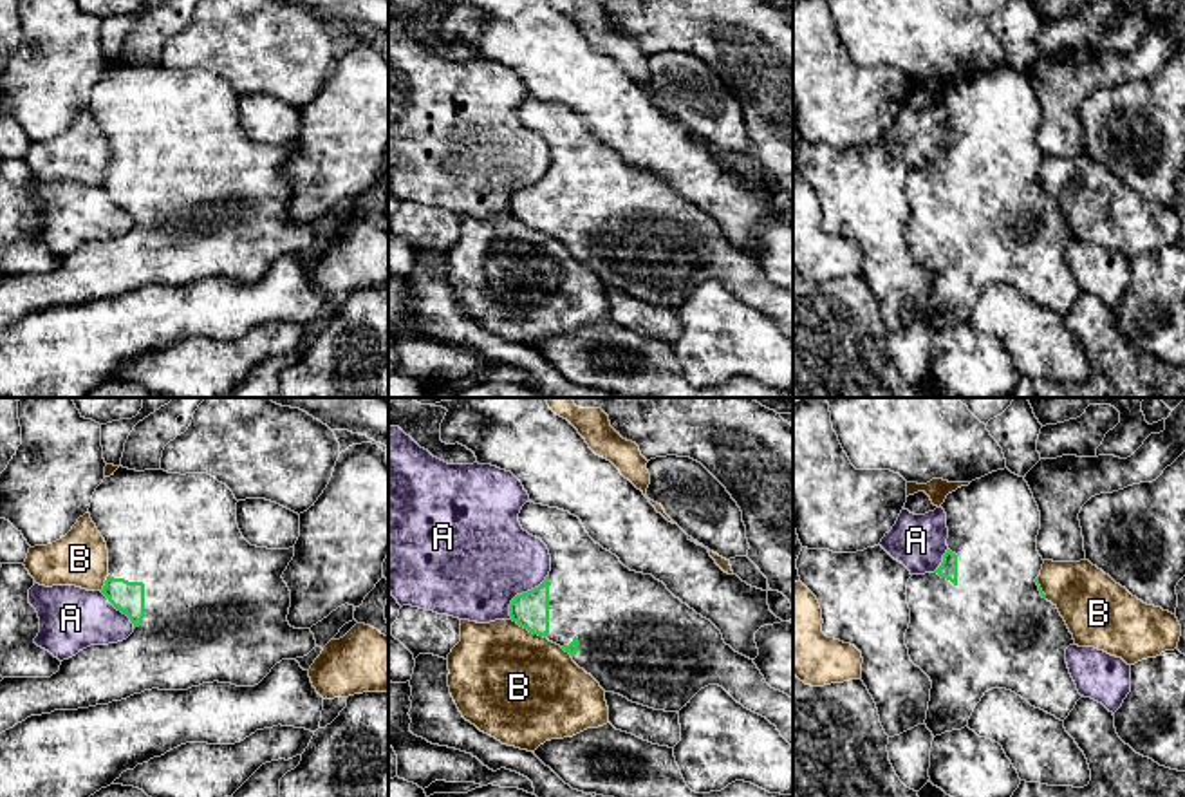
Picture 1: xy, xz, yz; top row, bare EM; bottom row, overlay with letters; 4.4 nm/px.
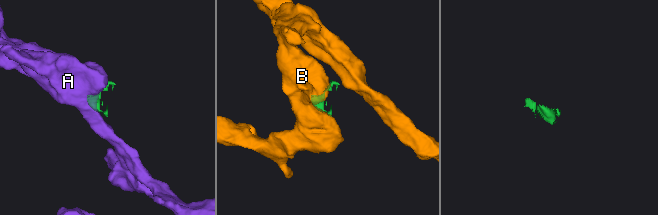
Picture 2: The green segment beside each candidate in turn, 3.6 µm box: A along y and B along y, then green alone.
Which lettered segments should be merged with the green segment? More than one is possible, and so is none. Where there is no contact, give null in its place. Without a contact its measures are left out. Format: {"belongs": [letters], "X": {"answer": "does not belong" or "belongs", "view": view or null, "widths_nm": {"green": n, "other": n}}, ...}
{"belongs": [], "A": {"answer": "does not belong", "view": "xz", "widths_nm": {"green": 160, "other": 460}}, "B": {"answer": "does not belong", "view": "xz", "widths_nm": {"green": 160, "other": 480}}}

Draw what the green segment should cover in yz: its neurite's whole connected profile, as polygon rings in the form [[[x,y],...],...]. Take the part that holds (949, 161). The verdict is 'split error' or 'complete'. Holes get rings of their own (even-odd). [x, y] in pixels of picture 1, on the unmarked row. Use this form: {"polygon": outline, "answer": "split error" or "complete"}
{"polygon": [[[1008,63],[992,67],[948,89],[941,103],[947,108],[947,148],[934,168],[912,170],[907,177],[910,219],[905,240],[910,257],[932,277],[925,320],[932,331],[961,325],[992,284],[1006,284],[1064,316],[1082,293],[1066,258],[1066,244],[1075,239],[1057,201],[1046,195],[1039,181],[1042,152],[1037,146],[1040,107],[1024,76]]], "answer": "split error"}

